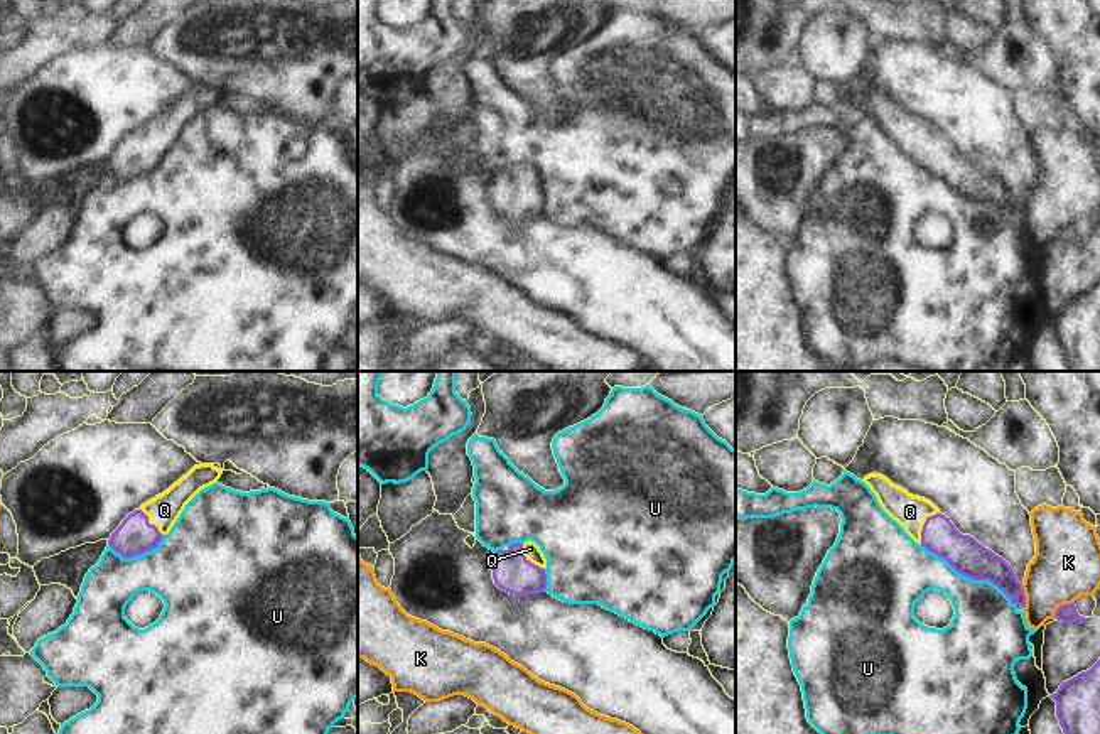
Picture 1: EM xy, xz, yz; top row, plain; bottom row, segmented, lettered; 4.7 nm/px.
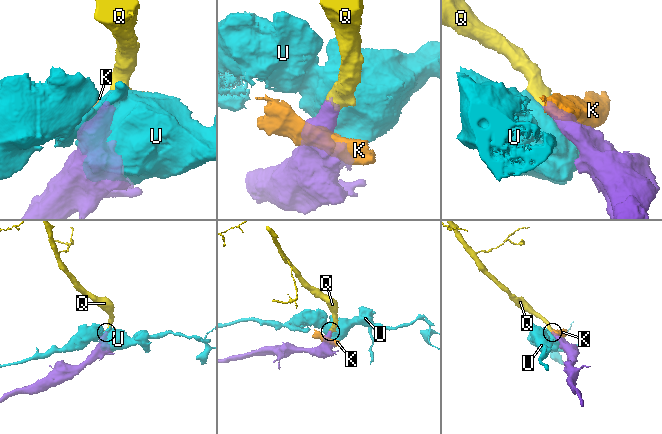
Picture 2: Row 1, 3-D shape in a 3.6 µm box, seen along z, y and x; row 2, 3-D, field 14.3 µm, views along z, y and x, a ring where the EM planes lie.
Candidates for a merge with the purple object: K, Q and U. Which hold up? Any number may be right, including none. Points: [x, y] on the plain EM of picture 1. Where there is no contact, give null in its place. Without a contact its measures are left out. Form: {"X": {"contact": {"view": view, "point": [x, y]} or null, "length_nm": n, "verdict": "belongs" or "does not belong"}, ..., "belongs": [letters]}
{"K": {"contact": {"view": "yz", "point": [1063, 226]}, "length_nm": 130, "verdict": "does not belong"}, "Q": {"contact": {"view": "yz", "point": [923, 147]}, "length_nm": 180, "verdict": "belongs"}, "U": {"contact": {"view": "yz", "point": [969, 199]}, "length_nm": 550, "verdict": "does not belong"}, "belongs": ["Q"]}

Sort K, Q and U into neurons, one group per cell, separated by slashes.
K / Q / U

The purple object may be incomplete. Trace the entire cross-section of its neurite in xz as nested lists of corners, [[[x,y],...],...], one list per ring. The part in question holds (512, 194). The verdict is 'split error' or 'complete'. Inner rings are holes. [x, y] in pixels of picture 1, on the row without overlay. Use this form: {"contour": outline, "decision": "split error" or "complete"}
{"contour": [[[528,162],[494,174],[491,186],[494,206],[515,218],[540,216],[547,211],[547,181],[540,169]]], "decision": "split error"}

